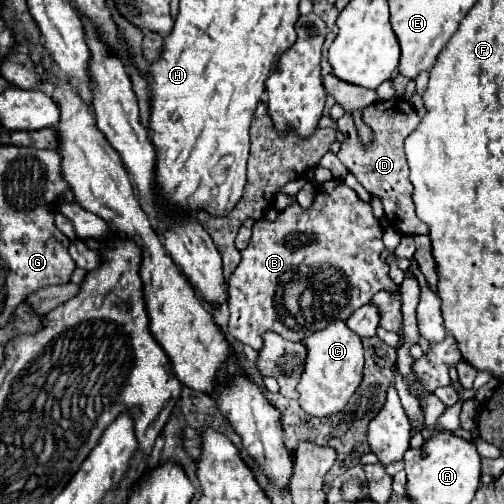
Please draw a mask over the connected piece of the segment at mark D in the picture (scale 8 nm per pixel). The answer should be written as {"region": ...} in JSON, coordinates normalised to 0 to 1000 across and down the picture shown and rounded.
{"region":[[[778,194],[766,202],[746,202],[730,214],[722,214],[718,242],[738,254],[742,274],[734,290],[718,290],[714,270],[706,262],[702,238],[683,226],[667,246],[671,258],[683,266],[679,294],[671,302],[671,317],[690,333],[694,345],[706,349],[706,357],[746,393],[754,393],[766,433],[782,456],[790,456],[802,468],[825,468],[825,464],[849,464],[849,448],[829,437],[817,405],[817,365],[810,353],[810,325],[802,306],[802,278],[817,266],[817,258],[833,246],[833,234],[813,202],[802,194]]]}

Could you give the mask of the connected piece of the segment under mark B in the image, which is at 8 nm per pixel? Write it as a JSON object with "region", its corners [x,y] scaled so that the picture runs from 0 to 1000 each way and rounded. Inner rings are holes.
{"region":[[[651,357],[643,365],[631,365],[627,369],[627,389],[623,389],[623,401],[615,413],[599,413],[591,409],[591,401],[579,401],[575,409],[567,409],[563,417],[552,421],[552,433],[540,440],[532,433],[516,433],[504,440],[504,460],[500,460],[500,472],[492,480],[492,488],[476,500],[480,504],[480,516],[476,524],[468,528],[468,536],[460,540],[460,548],[452,552],[452,607],[456,607],[456,643],[452,643],[452,663],[468,675],[476,675],[480,683],[492,683],[500,687],[504,694],[516,694],[520,690],[520,663],[528,655],[544,655],[552,659],[560,671],[571,671],[571,675],[583,675],[583,679],[595,679],[603,667],[615,667],[619,659],[635,655],[635,651],[647,651],[647,643],[655,643],[655,635],[690,635],[690,627],[734,599],[734,591],[754,579],[754,575],[766,575],[766,579],[794,579],[794,567],[782,563],[774,552],[770,552],[770,528],[754,516],[754,500],[762,496],[762,484],[758,484],[758,452],[754,452],[754,440],[742,433],[738,425],[738,413],[734,405],[718,401],[706,381],[698,373],[690,373],[679,357]]]}

